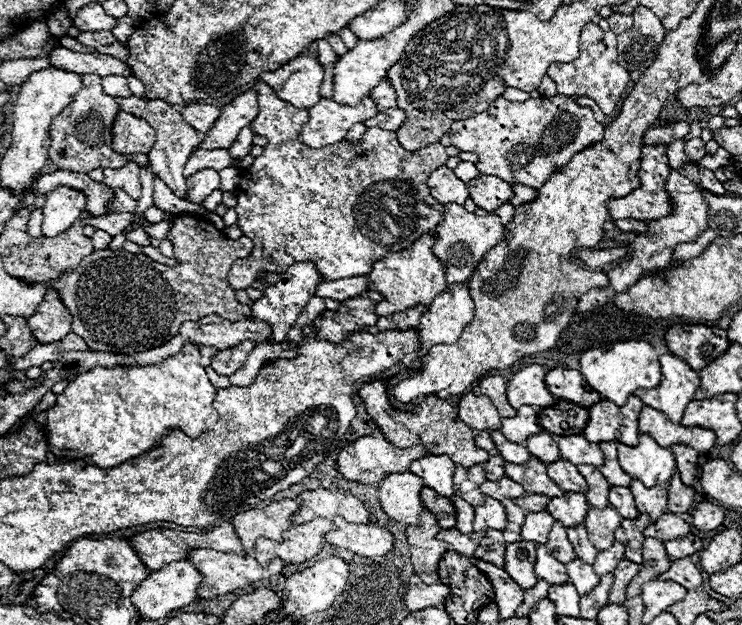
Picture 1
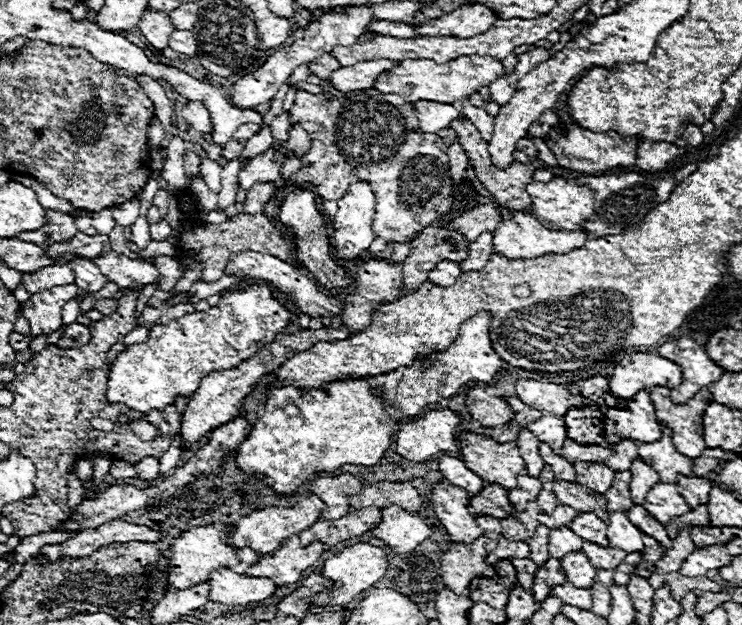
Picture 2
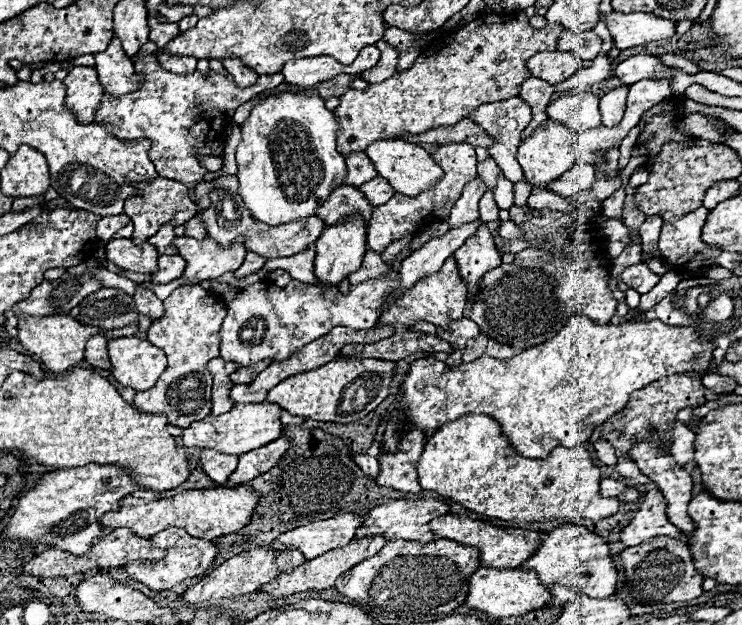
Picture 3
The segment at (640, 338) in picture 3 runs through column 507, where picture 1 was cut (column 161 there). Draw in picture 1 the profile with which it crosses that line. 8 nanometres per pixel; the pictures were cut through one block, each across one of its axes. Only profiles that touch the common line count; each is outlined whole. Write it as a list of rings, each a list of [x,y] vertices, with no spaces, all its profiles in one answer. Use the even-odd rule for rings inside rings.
[[[184,344],[182,350],[160,364],[144,368],[92,368],[84,374],[70,378],[62,394],[56,396],[56,404],[46,410],[46,442],[56,458],[66,462],[84,460],[98,468],[112,468],[130,458],[136,458],[154,448],[170,428],[182,428],[190,438],[206,432],[216,420],[218,412],[212,404],[216,388],[208,380],[200,366],[200,352],[194,344]]]

